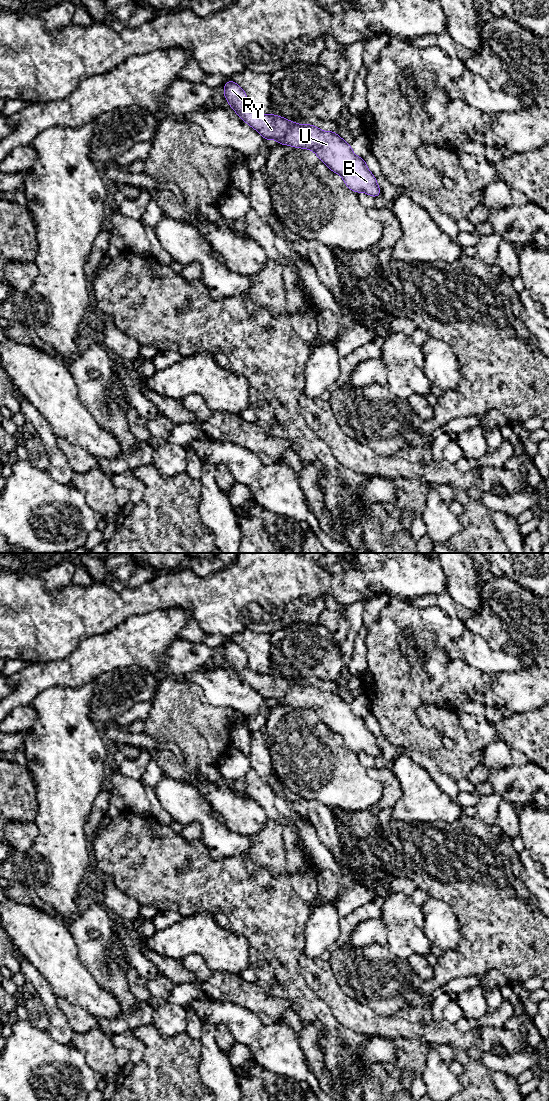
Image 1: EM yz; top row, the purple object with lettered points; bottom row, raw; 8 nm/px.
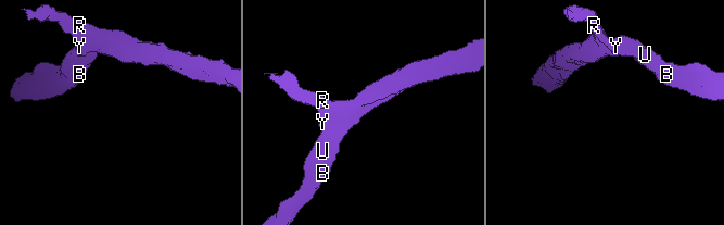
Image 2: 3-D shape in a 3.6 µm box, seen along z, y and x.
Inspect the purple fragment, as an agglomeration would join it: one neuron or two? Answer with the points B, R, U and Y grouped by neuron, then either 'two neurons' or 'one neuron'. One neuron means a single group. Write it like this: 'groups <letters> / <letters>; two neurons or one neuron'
groups B R U Y; one neuron

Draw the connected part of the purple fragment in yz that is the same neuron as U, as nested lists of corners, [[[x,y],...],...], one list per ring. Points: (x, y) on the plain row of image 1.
[[[228,639],[228,641],[224,644],[223,656],[227,659],[230,667],[238,674],[238,676],[245,683],[249,684],[254,690],[257,690],[266,701],[274,699],[279,702],[279,705],[290,705],[295,708],[310,709],[315,712],[318,718],[331,731],[339,734],[343,738],[345,745],[353,752],[365,752],[374,758],[381,756],[381,751],[377,744],[376,738],[369,731],[365,720],[356,716],[352,711],[350,703],[345,702],[334,691],[325,692],[321,691],[314,685],[296,684],[291,680],[281,677],[280,675],[260,675],[254,673],[248,666],[246,652],[230,639]]]

